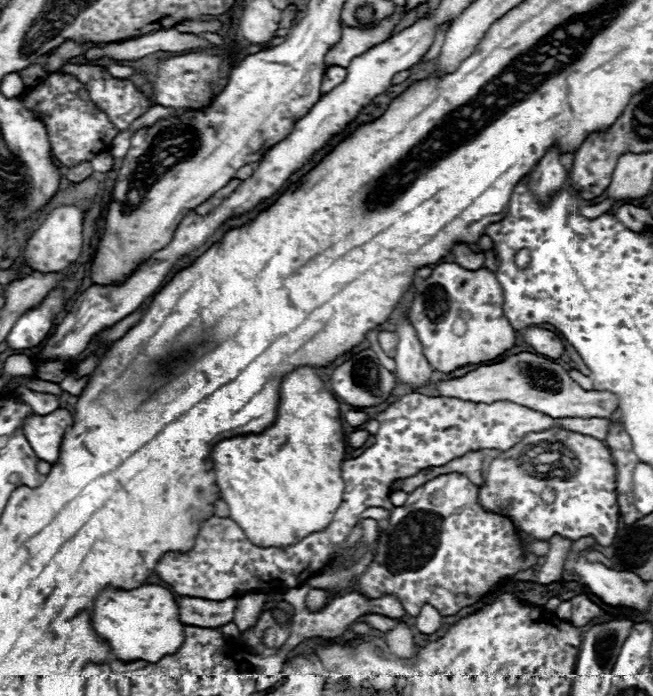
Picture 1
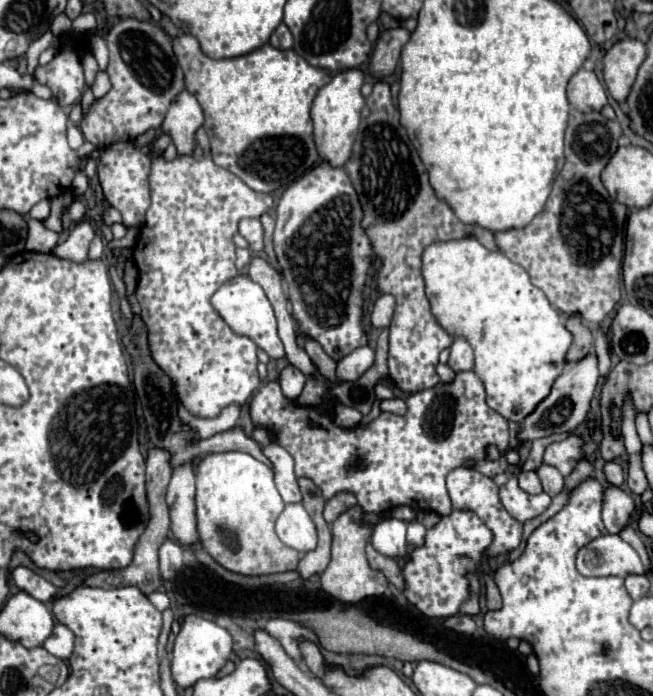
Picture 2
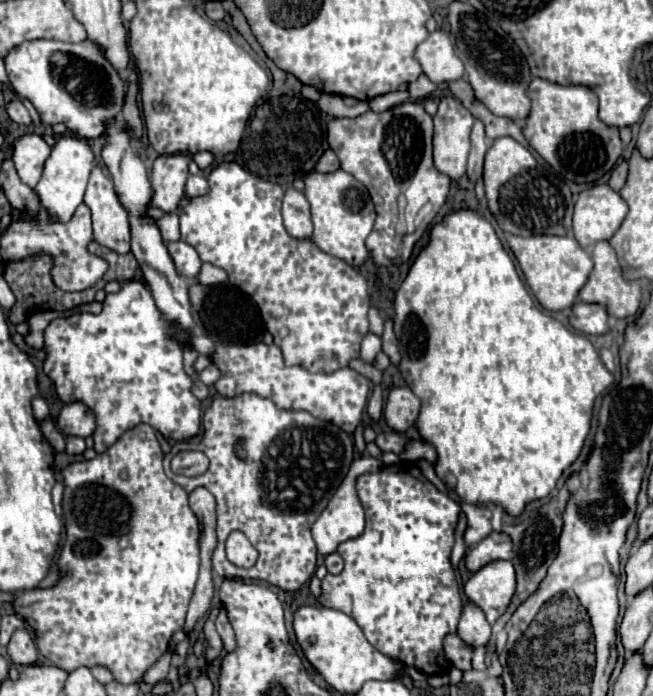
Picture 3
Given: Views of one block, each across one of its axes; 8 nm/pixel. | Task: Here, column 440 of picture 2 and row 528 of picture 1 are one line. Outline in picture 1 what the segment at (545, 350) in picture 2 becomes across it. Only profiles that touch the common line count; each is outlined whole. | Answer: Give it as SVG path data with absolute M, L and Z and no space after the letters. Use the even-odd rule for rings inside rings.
M300 368L284 378L280 388L278 418L268 430L260 434L222 440L212 450L216 484L222 492L222 500L230 508L230 518L244 530L254 546L262 548L290 546L300 542L308 534L322 532L330 526L344 496L344 456L346 438L342 428L340 404L312 368Z

